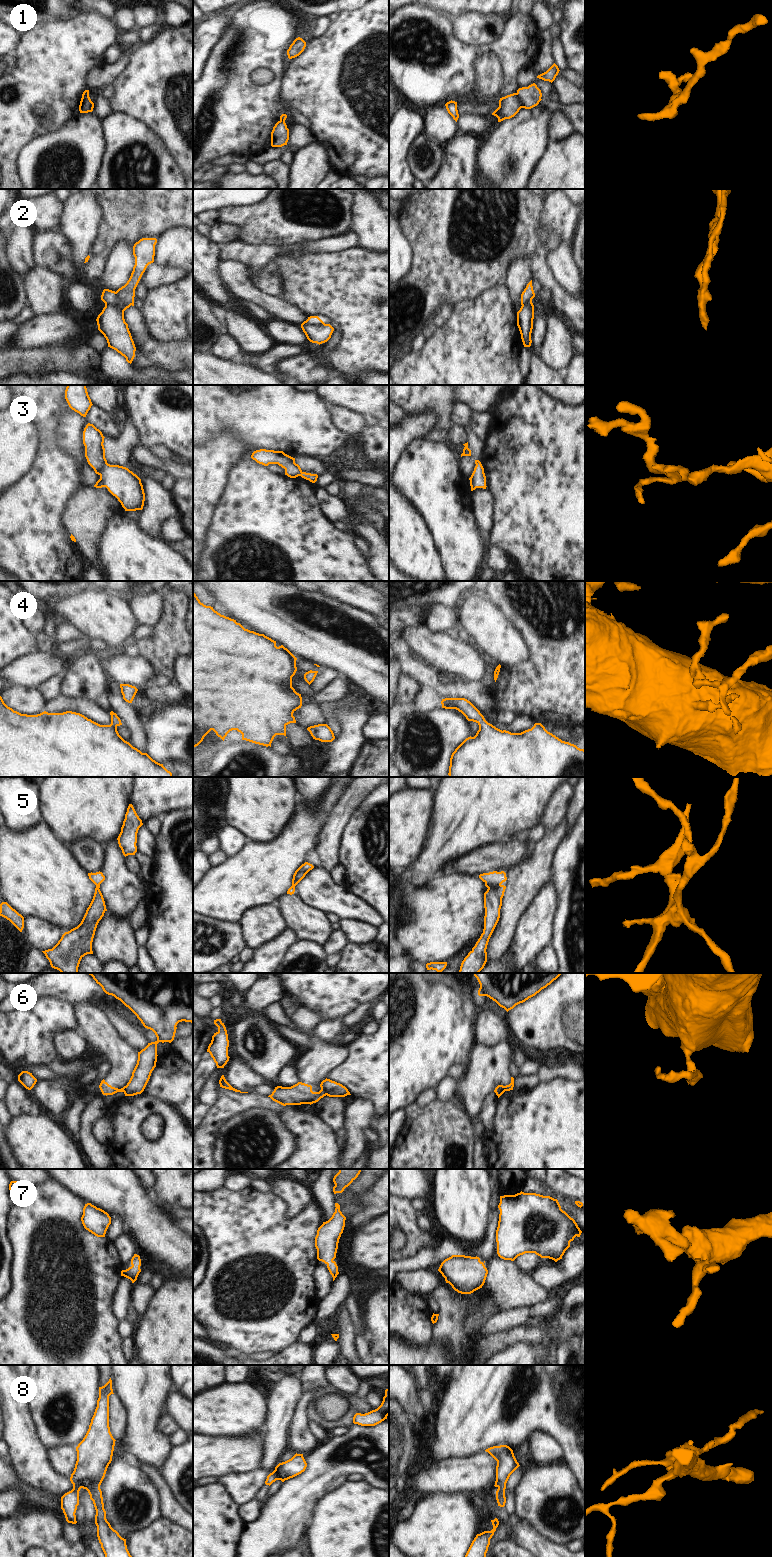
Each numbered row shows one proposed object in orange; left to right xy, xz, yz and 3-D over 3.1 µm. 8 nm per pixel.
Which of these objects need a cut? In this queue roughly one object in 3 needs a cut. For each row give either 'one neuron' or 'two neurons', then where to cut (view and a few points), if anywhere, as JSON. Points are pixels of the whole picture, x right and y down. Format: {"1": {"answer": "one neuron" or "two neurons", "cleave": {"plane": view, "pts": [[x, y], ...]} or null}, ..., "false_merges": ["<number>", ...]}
{"1": {"answer": "two neurons", "cleave": {"plane": "yz", "pts": [[515, 93], [523, 107]]}}, "2": {"answer": "two neurons", "cleave": {"plane": "xy", "pts": [[115, 292], [115, 300], [121, 305], [121, 311]]}}, "3": {"answer": "two neurons", "cleave": {"plane": "xy", "pts": [[106, 462], [99, 474]]}}, "4": {"answer": "one neuron", "cleave": null}, "5": {"answer": "one neuron", "cleave": null}, "6": {"answer": "two neurons", "cleave": {"plane": "xz", "pts": [[320, 1084], [326, 1094]]}}, "7": {"answer": "one neuron", "cleave": null}, "8": {"answer": "one neuron", "cleave": null}, "false_merges": ["1", "2", "3", "6"]}

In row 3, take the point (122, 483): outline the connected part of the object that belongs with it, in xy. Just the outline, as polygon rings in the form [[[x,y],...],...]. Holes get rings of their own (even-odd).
[[[106,463],[100,477],[104,487],[118,499],[125,511],[143,509],[145,493],[141,479],[128,468]]]

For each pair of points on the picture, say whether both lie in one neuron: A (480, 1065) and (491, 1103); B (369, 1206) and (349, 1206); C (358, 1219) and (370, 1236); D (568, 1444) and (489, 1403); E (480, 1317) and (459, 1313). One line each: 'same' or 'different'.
A: different
B: different
C: different
D: same
E: different

